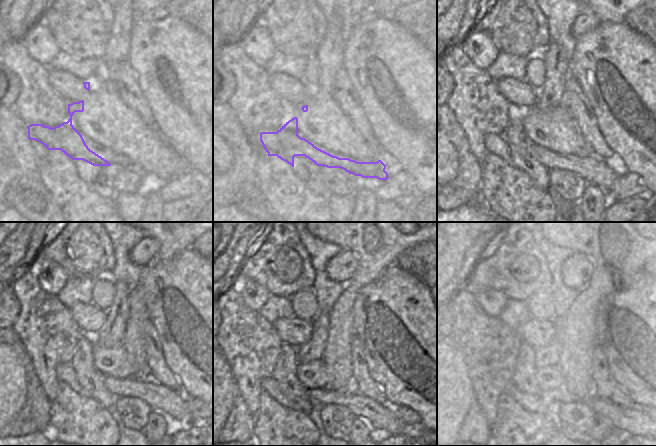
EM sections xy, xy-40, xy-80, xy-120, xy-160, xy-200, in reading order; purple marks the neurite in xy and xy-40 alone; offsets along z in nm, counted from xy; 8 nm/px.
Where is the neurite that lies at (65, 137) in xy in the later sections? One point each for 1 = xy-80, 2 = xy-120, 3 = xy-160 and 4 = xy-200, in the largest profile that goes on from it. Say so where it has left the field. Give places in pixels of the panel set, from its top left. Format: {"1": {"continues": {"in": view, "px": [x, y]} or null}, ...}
{"1": {"continues": {"in": "xy-80", "px": [596, 171]}}, "2": {"continues": {"in": "xy-120", "px": [172, 407]}}, "3": {"continues": {"in": "xy-160", "px": [391, 403]}}, "4": {"continues": {"in": "xy-200", "px": [634, 422]}}}

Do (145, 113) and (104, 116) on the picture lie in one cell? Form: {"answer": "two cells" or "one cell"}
{"answer": "two cells"}

